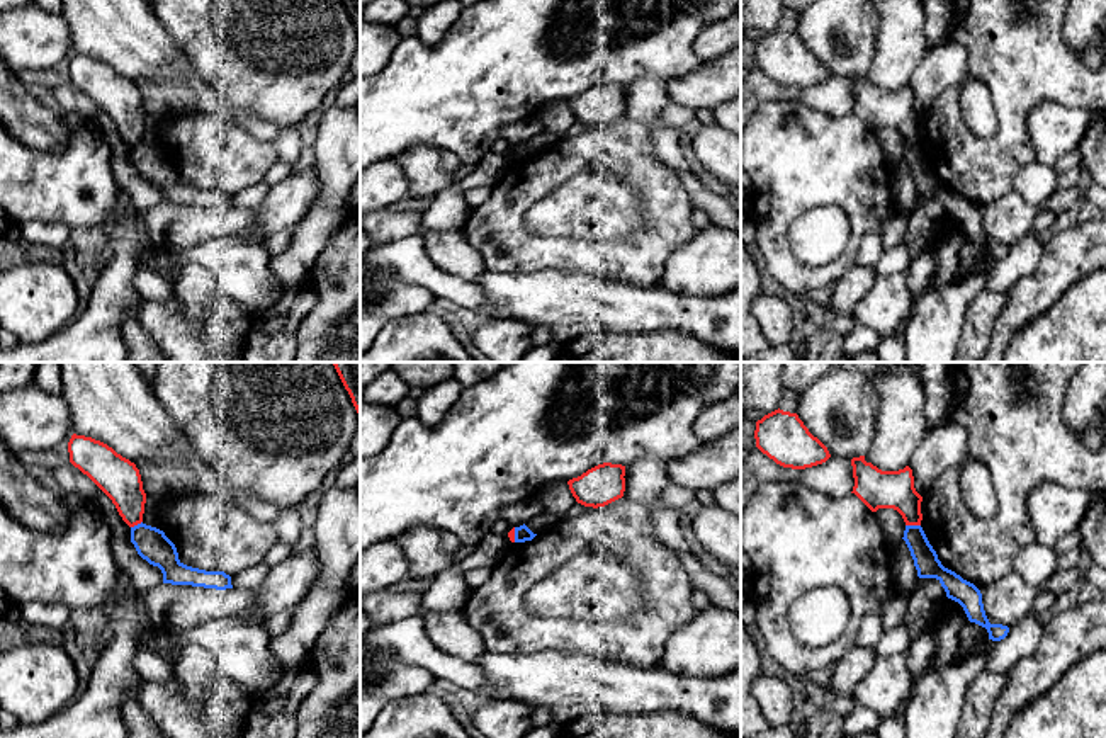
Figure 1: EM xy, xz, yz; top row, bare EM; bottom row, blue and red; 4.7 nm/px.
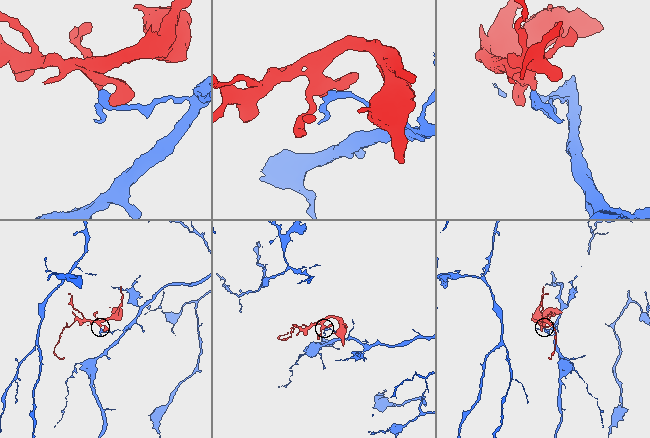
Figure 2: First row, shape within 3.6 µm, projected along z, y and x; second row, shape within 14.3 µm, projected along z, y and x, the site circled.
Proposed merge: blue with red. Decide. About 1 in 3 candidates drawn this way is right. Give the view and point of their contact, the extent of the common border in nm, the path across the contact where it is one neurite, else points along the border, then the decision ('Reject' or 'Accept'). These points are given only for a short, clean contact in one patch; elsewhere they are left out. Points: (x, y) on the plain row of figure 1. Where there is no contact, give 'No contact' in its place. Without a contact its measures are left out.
Touches blue at yz (913, 145). Shared border 70 nm. Boundary: yz (906, 143), (919, 145). Reject

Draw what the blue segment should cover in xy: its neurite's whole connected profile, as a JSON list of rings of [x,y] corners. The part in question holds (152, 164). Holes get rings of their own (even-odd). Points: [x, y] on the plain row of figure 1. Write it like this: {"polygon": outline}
{"polygon": [[[143,141],[131,146],[131,162],[143,179],[161,189],[163,202],[216,209],[233,207],[231,196],[224,190],[206,190],[183,184],[175,163],[156,146]]]}

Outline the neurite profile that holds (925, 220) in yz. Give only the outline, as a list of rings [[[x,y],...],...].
[[[919,197],[907,211],[906,247],[911,257],[916,257],[938,236],[946,211],[936,197]]]

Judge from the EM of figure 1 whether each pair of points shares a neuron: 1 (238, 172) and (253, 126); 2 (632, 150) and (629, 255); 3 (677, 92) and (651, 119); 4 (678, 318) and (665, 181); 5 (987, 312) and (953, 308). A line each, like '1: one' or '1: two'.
1: two
2: one
3: two
4: two
5: two

